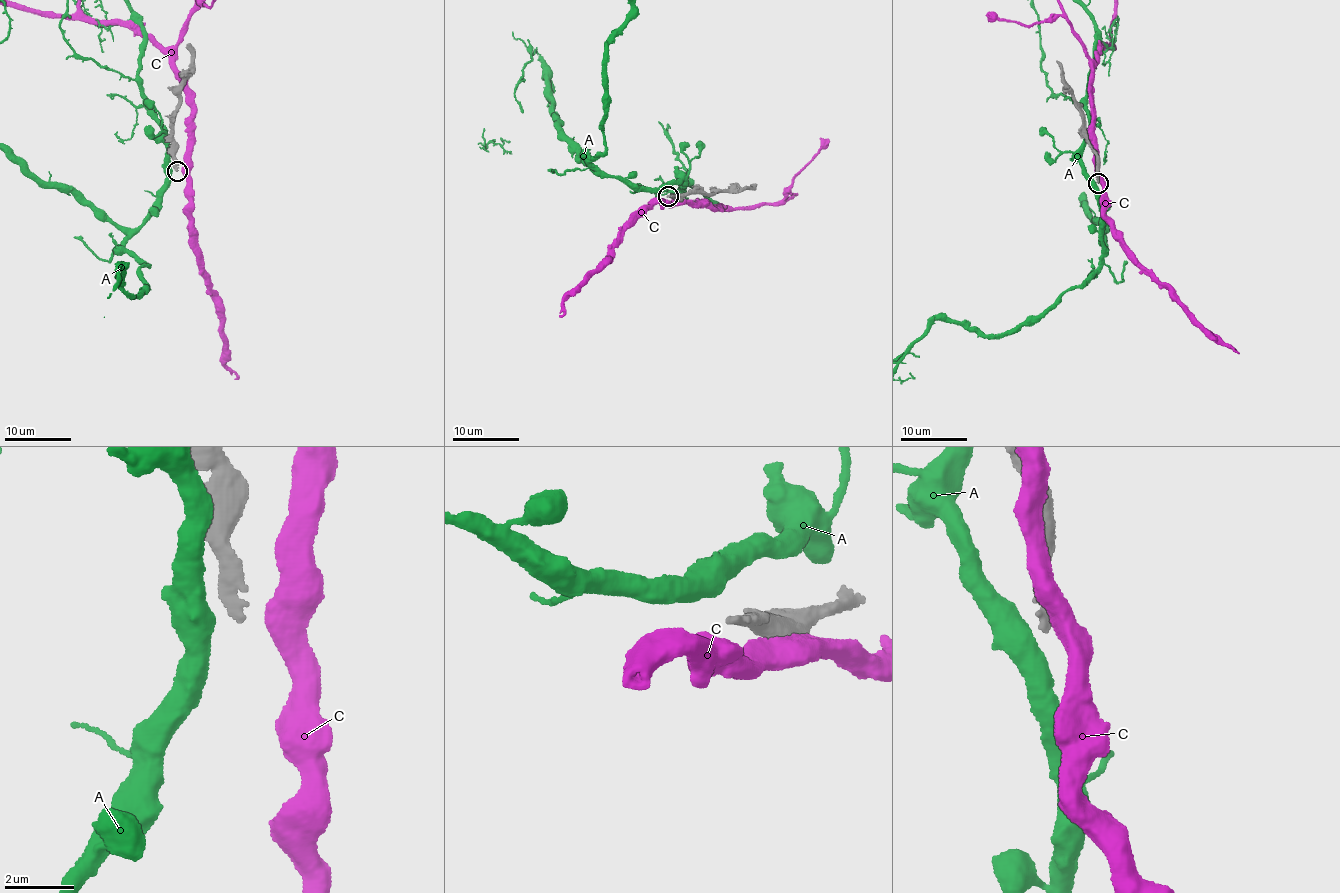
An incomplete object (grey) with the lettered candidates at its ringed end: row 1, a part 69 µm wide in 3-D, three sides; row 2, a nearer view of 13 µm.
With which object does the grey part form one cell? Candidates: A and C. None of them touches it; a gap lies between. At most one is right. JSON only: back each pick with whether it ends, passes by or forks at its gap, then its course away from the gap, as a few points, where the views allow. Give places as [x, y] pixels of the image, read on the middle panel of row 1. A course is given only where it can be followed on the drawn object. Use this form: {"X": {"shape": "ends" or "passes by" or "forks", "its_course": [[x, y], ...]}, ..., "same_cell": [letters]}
{"same_cell": []}

